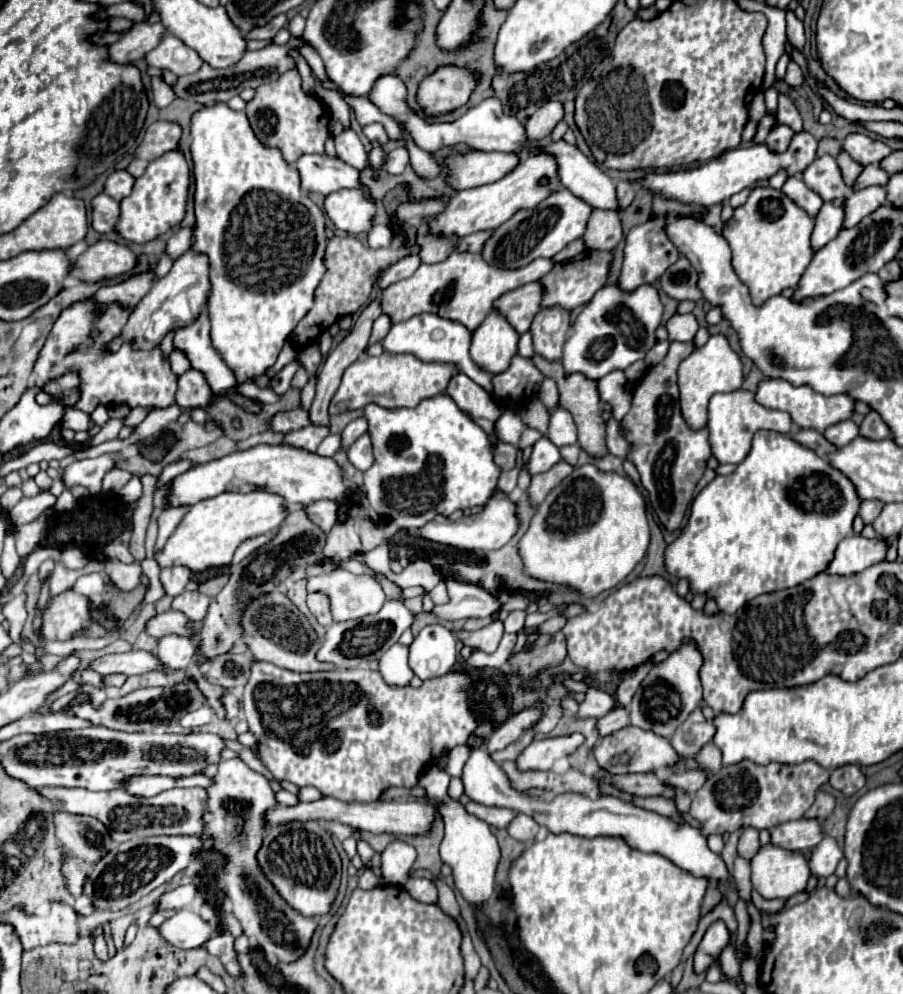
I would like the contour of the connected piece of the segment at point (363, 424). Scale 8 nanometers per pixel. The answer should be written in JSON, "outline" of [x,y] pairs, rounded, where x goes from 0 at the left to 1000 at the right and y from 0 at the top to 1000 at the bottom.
{"outline":[[[398,420],[398,422],[389,424],[389,426],[380,432],[380,436],[378,436],[378,440],[380,440],[380,450],[384,452],[395,440],[400,440],[400,438],[406,436],[406,434],[409,434],[409,426],[406,426],[404,420]]]}

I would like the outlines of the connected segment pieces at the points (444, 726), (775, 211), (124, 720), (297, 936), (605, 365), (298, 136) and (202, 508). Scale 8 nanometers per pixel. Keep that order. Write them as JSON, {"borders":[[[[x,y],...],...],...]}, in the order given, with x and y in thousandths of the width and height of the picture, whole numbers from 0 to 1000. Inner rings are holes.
{"borders":[[[[289,665],[289,667],[282,667],[282,671],[278,673],[276,687],[269,695],[269,719],[276,727],[276,733],[282,737],[282,741],[287,745],[285,762],[293,768],[293,772],[302,778],[305,784],[316,784],[331,792],[347,790],[360,802],[371,802],[378,806],[406,806],[409,808],[409,806],[417,806],[420,800],[431,792],[457,792],[462,788],[462,782],[464,782],[464,776],[468,774],[468,770],[477,770],[493,756],[517,747],[519,739],[533,727],[533,719],[528,719],[524,715],[522,691],[524,691],[524,679],[517,673],[508,673],[508,671],[504,671],[502,675],[493,677],[486,683],[468,685],[468,689],[464,693],[457,693],[453,689],[451,691],[431,689],[424,685],[420,675],[411,675],[411,673],[386,673],[386,675],[364,675],[364,677],[360,677],[360,675],[358,677],[327,677],[327,675],[318,675],[318,673],[311,673],[300,667]]],[[[836,188],[825,206],[812,214],[812,224],[803,224],[801,238],[812,253],[812,271],[829,289],[834,305],[843,307],[867,291],[880,291],[900,261],[898,234],[903,220],[880,206],[872,196],[854,188]]],[[[207,679],[205,685],[194,687],[192,691],[161,691],[161,693],[152,693],[145,695],[136,701],[127,701],[127,703],[116,703],[110,711],[105,711],[101,707],[101,703],[96,705],[87,705],[87,703],[79,703],[74,709],[74,715],[81,717],[83,721],[90,721],[103,729],[110,731],[118,731],[118,733],[127,733],[127,735],[141,735],[141,737],[154,737],[154,735],[169,735],[172,729],[187,729],[189,725],[198,725],[200,721],[205,721],[209,715],[216,715],[220,711],[225,711],[229,707],[229,701],[223,697],[216,681]]],[[[256,764],[243,768],[243,776],[229,796],[231,818],[227,820],[227,828],[231,834],[225,842],[236,840],[240,846],[236,854],[251,860],[249,872],[240,878],[240,890],[258,908],[258,919],[267,927],[269,939],[285,947],[300,971],[329,967],[344,953],[344,945],[353,929],[351,925],[336,923],[318,912],[318,908],[305,900],[305,892],[291,884],[291,876],[287,876],[287,870],[282,868],[282,856],[287,856],[287,848],[296,838],[291,820],[296,812],[305,810],[305,798],[298,792],[298,786],[289,778],[276,774],[267,764]]],[[[670,287],[659,295],[635,325],[632,339],[623,351],[626,373],[643,373],[654,381],[666,381],[679,371],[692,371],[712,361],[728,345],[725,331],[732,325],[732,317],[734,307],[723,287],[712,287],[701,295],[690,295],[683,287]]],[[[318,71],[318,75],[311,75],[305,84],[287,88],[280,102],[274,104],[271,114],[289,144],[309,148],[318,164],[324,166],[336,154],[358,154],[360,140],[364,138],[364,112],[360,106],[355,108],[351,98],[342,98],[333,92],[333,77],[329,71]]],[[[251,494],[234,502],[225,502],[212,510],[194,536],[185,542],[183,552],[174,558],[178,570],[205,568],[212,574],[227,574],[229,570],[254,568],[260,552],[280,540],[305,534],[320,516],[320,508],[311,498],[298,494],[260,496]]]]}

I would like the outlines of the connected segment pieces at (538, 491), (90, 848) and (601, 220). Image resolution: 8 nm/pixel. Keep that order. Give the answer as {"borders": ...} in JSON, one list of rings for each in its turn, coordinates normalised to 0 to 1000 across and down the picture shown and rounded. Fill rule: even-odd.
{"borders":[[[[619,464],[615,470],[610,470],[606,476],[597,476],[590,480],[590,490],[586,490],[586,502],[590,508],[597,508],[612,490],[617,490],[628,478],[632,478],[637,470],[628,464]]],[[[65,818],[61,820],[61,832],[65,846],[74,852],[76,858],[83,858],[99,868],[105,868],[116,860],[121,840],[118,832],[114,832],[114,828],[110,828],[107,824],[94,820]]],[[[659,210],[650,224],[650,232],[646,236],[650,251],[677,253],[685,246],[688,240],[690,240],[690,228],[688,228],[685,214]]]]}

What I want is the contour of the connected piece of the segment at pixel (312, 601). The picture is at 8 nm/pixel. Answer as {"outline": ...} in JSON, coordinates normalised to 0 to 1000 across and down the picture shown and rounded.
{"outline":[[[355,595],[342,597],[340,609],[342,609],[344,617],[351,621],[351,625],[353,625],[355,629],[367,629],[367,627],[369,627],[369,623],[367,623],[367,613],[364,613],[367,607],[364,607],[364,603],[362,603],[360,597],[355,597]]]}

